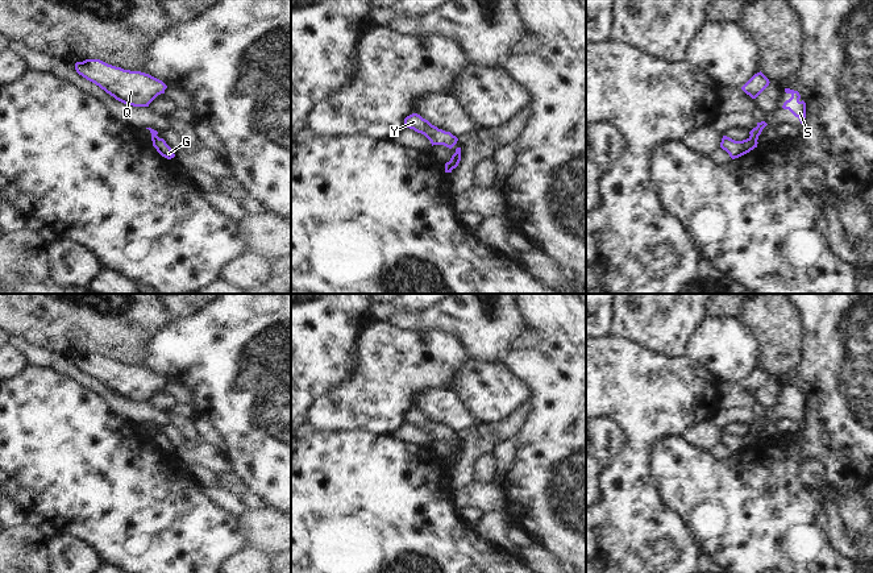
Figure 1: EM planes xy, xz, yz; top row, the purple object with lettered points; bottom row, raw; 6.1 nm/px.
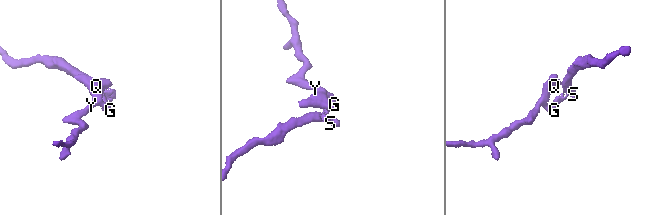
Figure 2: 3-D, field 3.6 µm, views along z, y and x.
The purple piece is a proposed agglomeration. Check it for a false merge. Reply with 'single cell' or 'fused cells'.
fused cells

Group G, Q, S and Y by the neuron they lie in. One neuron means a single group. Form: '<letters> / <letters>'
G Q Y / S

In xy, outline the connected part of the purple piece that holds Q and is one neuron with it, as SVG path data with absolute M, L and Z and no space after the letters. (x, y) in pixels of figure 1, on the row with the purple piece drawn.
M100 59L76 62L75 70L116 100L133 107L149 107L167 88L162 80L149 74L124 70Z

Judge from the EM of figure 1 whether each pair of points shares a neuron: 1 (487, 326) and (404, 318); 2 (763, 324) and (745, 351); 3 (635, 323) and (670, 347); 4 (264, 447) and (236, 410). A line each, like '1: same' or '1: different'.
1: same
2: different
3: same
4: same

